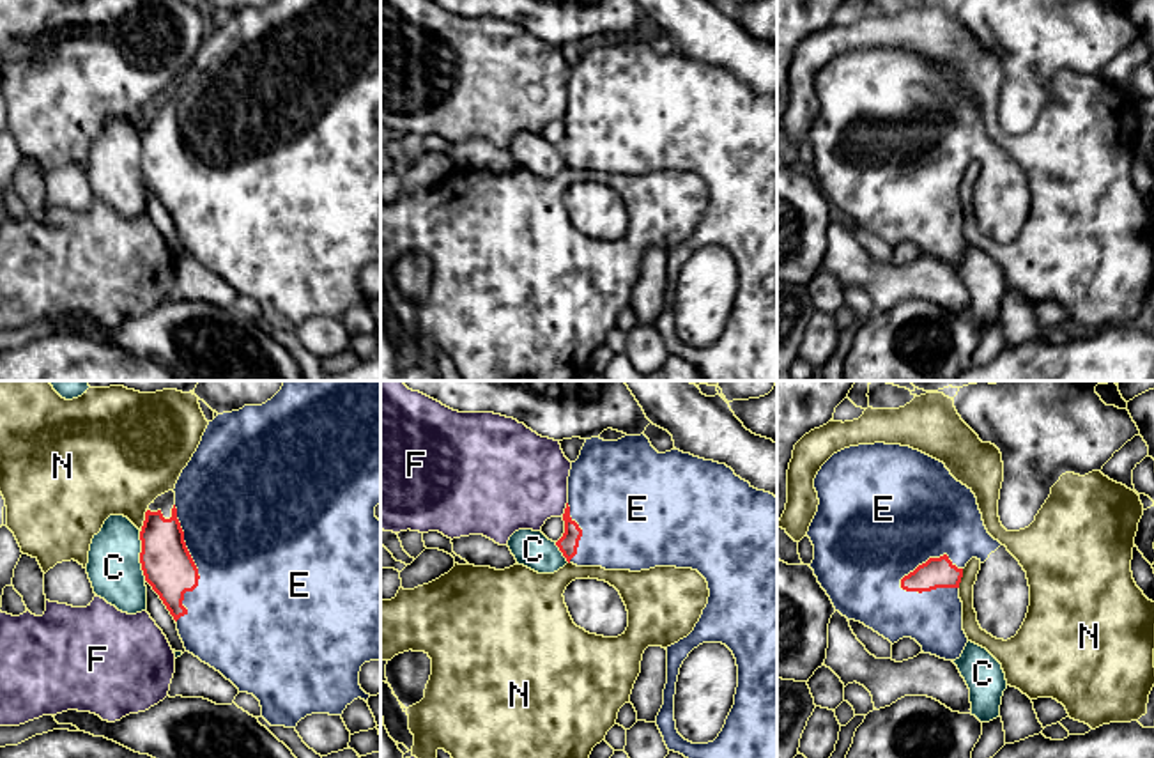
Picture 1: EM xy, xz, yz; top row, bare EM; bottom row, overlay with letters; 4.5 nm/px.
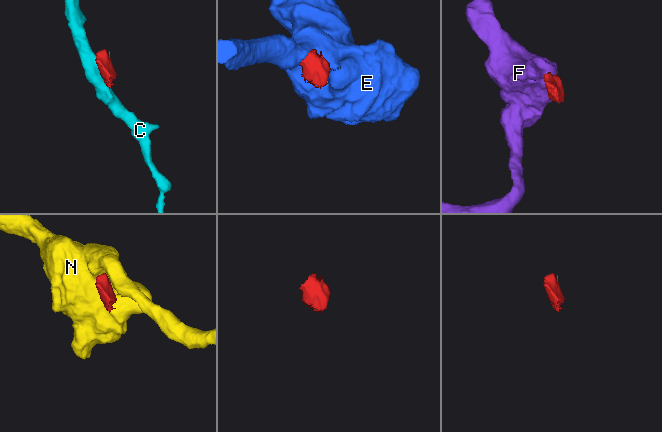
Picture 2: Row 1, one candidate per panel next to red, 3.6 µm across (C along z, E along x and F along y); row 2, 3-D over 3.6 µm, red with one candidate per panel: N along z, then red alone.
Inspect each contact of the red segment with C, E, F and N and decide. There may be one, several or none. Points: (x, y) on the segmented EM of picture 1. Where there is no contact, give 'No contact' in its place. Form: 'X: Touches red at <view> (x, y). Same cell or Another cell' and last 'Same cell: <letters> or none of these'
C: Touches red at xy (140, 556). Another cell
E: Touches red at yz (930, 558). Same cell
F: Touches red at xz (565, 509). Another cell
N: Touches red at xy (144, 521). Another cell
Same cell: E

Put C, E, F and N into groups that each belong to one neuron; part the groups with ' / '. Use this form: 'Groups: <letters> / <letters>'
Groups: C / E / F / N

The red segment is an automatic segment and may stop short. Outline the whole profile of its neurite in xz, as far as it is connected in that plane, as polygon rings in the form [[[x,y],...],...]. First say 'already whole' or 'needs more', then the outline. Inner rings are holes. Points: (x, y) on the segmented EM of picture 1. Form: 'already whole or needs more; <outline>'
needs more; [[[644,434],[625,436],[618,441],[591,437],[586,439],[579,459],[572,462],[563,521],[565,533],[556,545],[568,563],[630,572],[655,567],[692,568],[708,583],[708,604],[694,630],[665,648],[667,684],[655,723],[667,749],[685,758],[777,758],[777,498],[754,489],[726,464],[676,448],[658,453]],[[703,643],[722,643],[733,652],[738,666],[738,687],[735,705],[719,737],[708,744],[692,744],[676,730],[674,694],[683,661]]]

